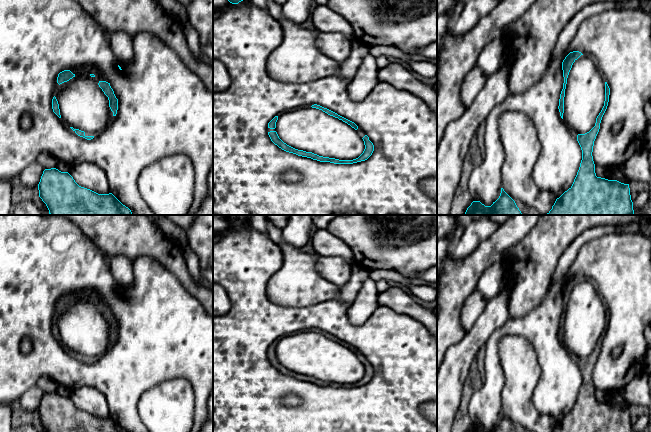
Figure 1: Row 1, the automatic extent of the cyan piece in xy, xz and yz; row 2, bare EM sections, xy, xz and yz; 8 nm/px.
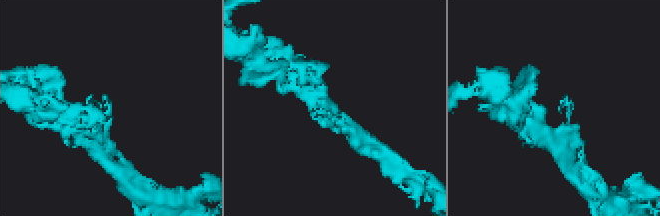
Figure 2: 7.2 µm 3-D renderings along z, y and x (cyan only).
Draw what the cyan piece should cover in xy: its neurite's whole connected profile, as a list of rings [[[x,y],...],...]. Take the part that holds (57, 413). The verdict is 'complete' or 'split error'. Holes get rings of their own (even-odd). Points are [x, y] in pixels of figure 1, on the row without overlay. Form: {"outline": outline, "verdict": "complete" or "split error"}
{"outline": [[[45,393],[38,408],[47,432],[128,432],[112,417],[98,418],[79,410],[68,396]]], "verdict": "complete"}

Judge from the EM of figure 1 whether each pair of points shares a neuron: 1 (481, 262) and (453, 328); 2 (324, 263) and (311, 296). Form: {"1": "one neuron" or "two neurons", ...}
{"1": "one neuron", "2": "two neurons"}

